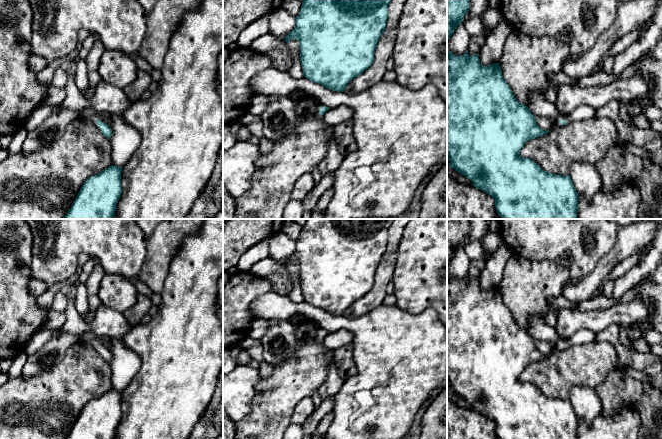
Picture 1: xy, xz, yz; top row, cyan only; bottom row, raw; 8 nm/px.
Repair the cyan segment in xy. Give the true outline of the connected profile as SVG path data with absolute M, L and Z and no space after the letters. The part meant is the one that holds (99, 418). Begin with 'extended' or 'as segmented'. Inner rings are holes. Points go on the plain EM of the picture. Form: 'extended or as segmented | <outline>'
as segmented | M111 389L89 401L66 439L115 439L122 417L122 391Z

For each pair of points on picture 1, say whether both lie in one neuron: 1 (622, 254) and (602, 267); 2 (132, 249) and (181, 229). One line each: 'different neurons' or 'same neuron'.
1: same neuron
2: different neurons

